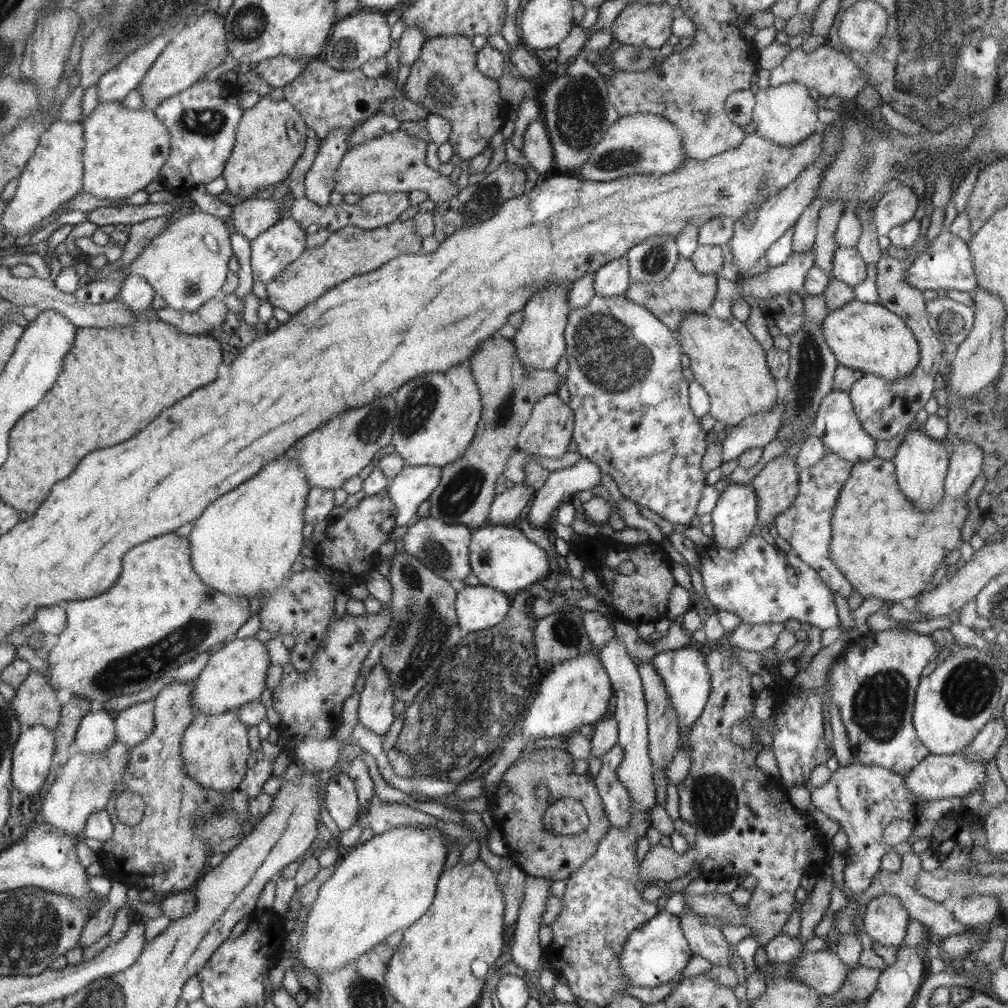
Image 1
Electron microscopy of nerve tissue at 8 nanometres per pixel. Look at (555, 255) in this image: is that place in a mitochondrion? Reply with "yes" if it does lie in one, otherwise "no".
no

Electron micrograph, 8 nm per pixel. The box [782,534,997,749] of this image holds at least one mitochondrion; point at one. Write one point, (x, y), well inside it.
(878, 707)

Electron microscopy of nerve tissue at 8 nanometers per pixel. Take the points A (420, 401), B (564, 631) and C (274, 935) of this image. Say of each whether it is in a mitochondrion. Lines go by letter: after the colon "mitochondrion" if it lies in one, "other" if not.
A: mitochondrion
B: mitochondrion
C: other

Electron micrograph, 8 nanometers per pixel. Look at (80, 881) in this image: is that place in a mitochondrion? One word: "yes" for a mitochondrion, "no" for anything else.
no

